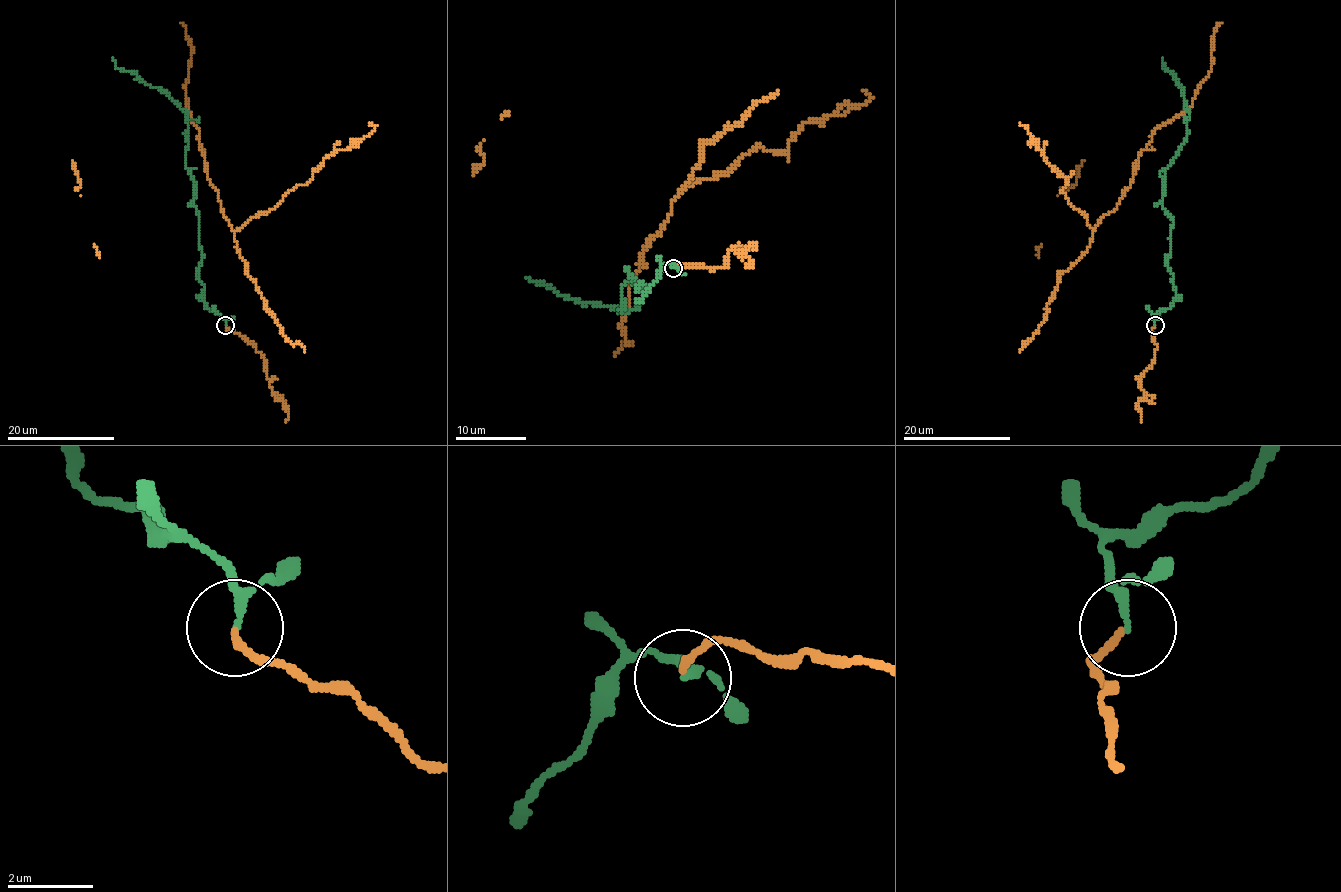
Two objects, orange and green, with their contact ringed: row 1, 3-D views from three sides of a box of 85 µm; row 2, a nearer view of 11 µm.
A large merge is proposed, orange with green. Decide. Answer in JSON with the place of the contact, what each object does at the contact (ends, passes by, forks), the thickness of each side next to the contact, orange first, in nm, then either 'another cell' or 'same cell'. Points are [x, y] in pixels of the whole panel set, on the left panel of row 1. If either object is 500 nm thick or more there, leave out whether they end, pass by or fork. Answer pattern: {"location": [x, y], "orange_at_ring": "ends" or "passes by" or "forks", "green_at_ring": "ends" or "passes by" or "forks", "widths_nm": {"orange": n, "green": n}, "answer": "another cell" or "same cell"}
{"location": [225, 325], "orange_at_ring": "ends", "green_at_ring": "passes by", "widths_nm": {"orange": 160, "green": 150}, "answer": "same cell"}

